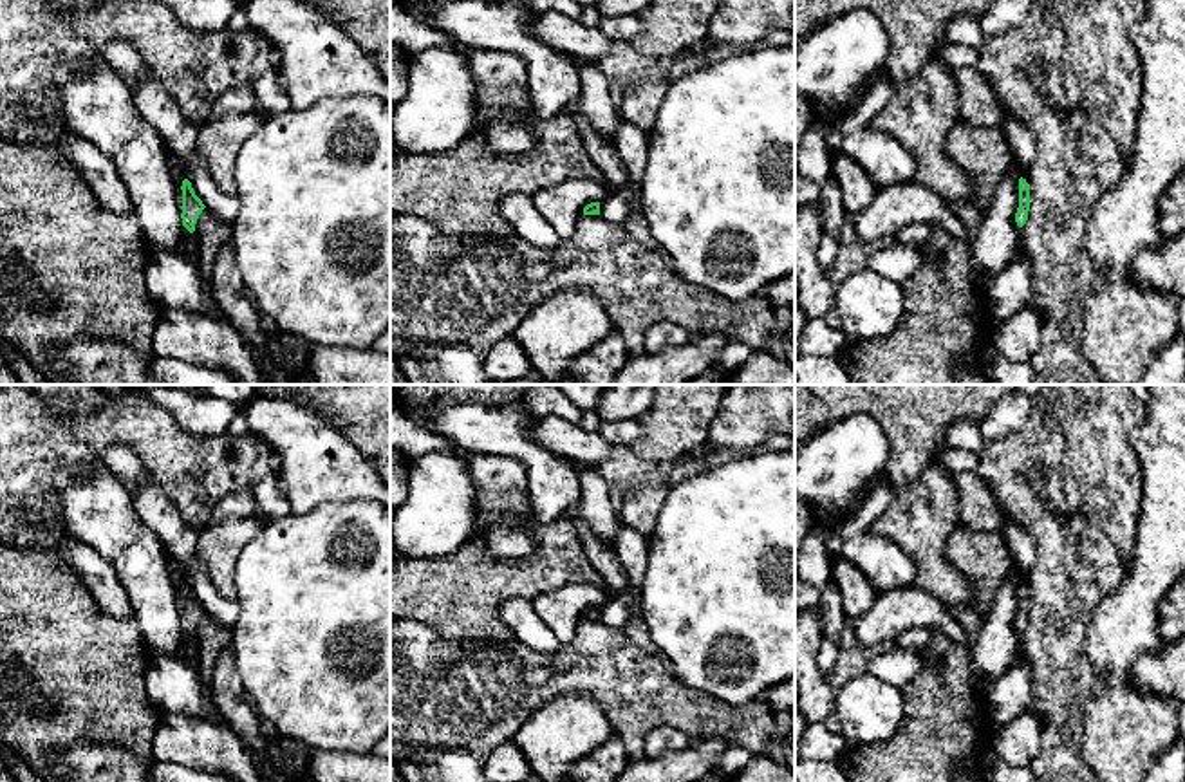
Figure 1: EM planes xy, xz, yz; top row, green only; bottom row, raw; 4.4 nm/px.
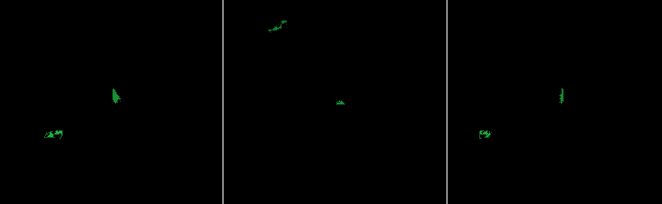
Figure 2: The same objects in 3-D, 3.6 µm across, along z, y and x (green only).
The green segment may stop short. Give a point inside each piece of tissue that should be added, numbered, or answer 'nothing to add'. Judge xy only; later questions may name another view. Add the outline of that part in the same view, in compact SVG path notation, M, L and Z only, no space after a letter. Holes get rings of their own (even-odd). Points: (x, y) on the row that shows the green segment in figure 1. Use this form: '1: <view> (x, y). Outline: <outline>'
1: xy (210, 233). Outline: M204 208L195 224L191 255L195 267L206 284L215 258L226 242L231 242L229 222L219 220L208 208Z

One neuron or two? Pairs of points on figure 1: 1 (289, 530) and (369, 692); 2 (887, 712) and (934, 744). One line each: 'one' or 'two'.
1: one
2: two

